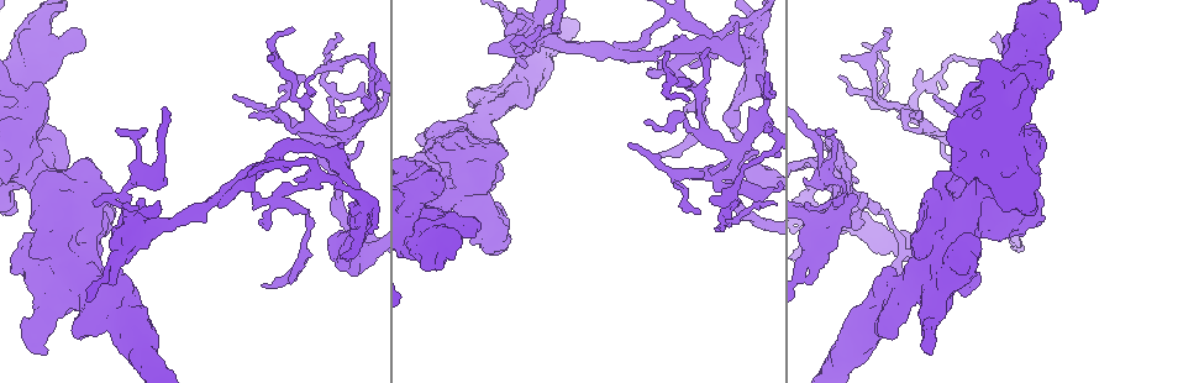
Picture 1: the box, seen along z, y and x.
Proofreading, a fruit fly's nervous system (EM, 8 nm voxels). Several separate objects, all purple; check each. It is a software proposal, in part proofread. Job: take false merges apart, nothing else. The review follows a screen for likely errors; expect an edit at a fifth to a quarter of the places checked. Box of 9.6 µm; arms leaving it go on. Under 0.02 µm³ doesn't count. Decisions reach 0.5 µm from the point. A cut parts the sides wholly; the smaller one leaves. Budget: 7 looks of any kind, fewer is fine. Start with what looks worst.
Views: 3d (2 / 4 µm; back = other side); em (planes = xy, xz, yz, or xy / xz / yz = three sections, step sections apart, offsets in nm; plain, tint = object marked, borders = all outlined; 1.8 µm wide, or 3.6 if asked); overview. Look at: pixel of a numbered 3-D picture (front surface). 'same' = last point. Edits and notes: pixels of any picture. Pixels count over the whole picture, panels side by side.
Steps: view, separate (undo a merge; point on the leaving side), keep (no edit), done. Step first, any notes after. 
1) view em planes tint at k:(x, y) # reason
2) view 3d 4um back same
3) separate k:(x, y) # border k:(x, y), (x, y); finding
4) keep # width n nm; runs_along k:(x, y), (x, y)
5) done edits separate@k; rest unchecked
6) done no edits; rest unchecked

view 3d 2um at 1:(757, 45)

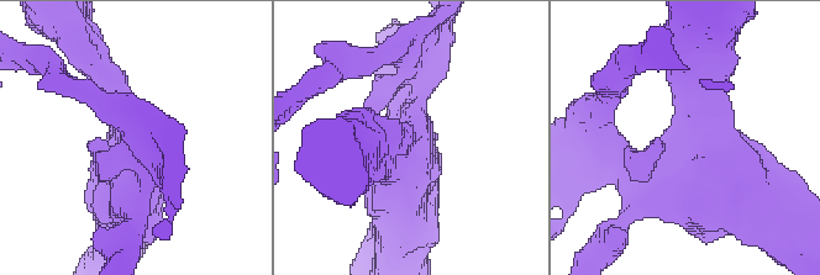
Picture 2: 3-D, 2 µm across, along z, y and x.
view em xy step 8 tint at 2:(695, 121) # shape alone is not enough

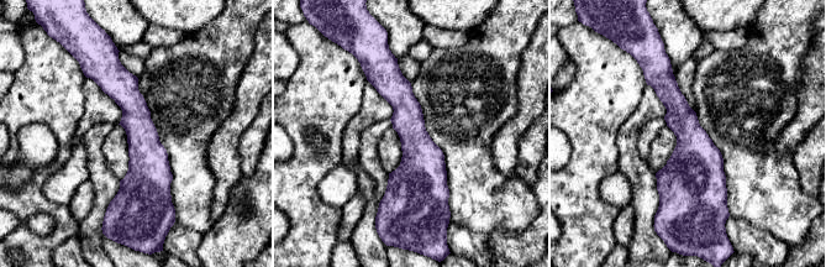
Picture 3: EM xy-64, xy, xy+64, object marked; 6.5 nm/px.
view em planes tint same # cut it another way

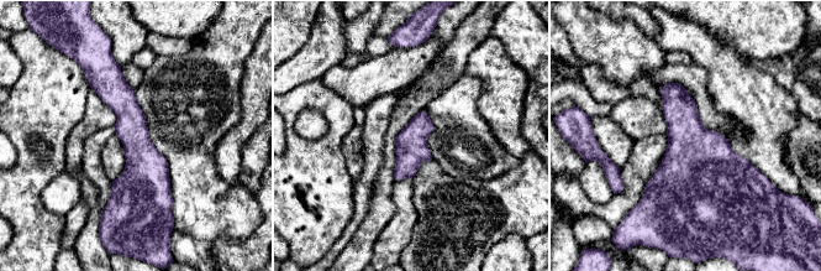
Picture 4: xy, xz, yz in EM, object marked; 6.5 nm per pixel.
keep # runs_along 4:(116, 67), (135, 137), (129, 213); one neuron here

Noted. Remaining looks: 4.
view em planes borders at 1:(735, 171) # sharp bend

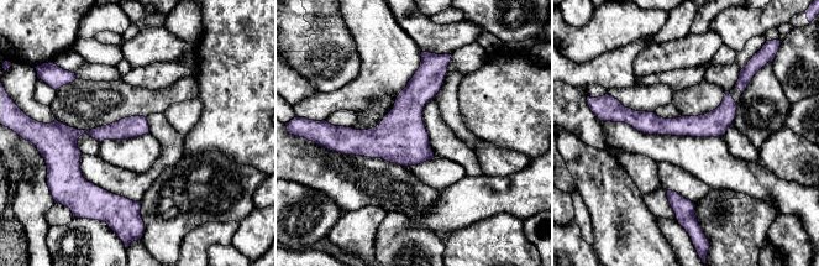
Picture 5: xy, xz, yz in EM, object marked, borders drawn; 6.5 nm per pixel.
keep # one neuron here

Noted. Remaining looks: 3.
view 3d 4um at 1:(983, 153) # abrupt turn

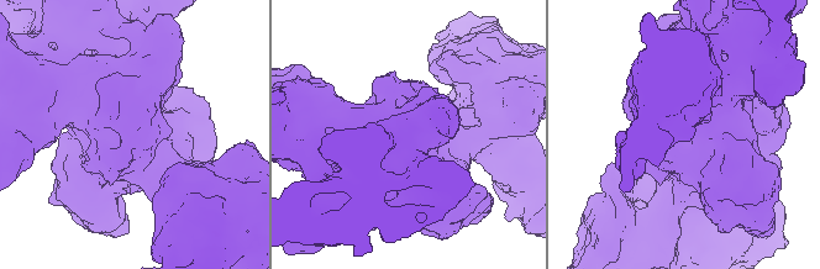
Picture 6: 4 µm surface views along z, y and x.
view em 3.6um planes tint same # now the EM

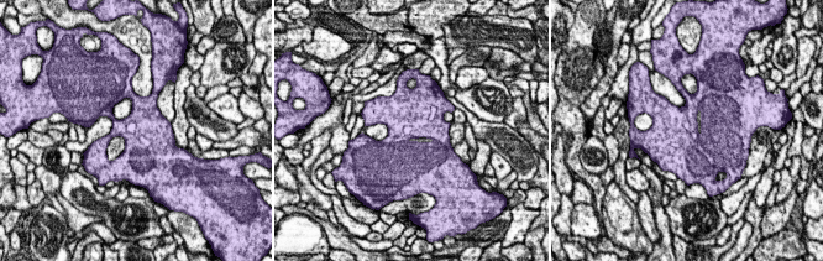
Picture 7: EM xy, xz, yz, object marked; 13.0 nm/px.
keep # one neuron here

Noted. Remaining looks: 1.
done no edits; rest unchecked

